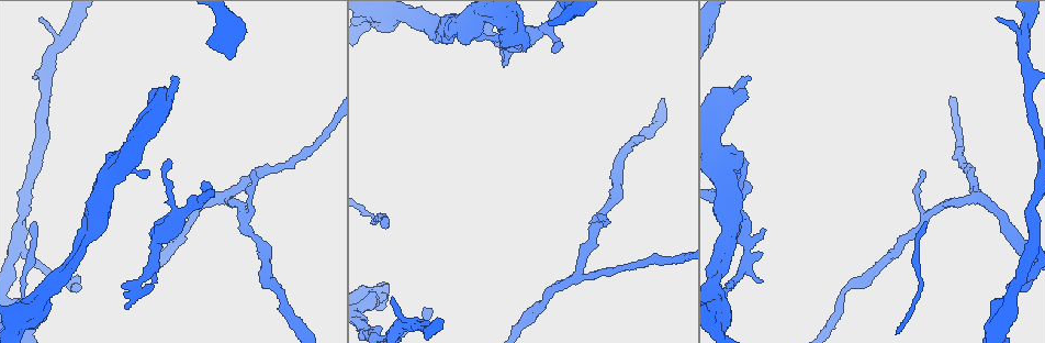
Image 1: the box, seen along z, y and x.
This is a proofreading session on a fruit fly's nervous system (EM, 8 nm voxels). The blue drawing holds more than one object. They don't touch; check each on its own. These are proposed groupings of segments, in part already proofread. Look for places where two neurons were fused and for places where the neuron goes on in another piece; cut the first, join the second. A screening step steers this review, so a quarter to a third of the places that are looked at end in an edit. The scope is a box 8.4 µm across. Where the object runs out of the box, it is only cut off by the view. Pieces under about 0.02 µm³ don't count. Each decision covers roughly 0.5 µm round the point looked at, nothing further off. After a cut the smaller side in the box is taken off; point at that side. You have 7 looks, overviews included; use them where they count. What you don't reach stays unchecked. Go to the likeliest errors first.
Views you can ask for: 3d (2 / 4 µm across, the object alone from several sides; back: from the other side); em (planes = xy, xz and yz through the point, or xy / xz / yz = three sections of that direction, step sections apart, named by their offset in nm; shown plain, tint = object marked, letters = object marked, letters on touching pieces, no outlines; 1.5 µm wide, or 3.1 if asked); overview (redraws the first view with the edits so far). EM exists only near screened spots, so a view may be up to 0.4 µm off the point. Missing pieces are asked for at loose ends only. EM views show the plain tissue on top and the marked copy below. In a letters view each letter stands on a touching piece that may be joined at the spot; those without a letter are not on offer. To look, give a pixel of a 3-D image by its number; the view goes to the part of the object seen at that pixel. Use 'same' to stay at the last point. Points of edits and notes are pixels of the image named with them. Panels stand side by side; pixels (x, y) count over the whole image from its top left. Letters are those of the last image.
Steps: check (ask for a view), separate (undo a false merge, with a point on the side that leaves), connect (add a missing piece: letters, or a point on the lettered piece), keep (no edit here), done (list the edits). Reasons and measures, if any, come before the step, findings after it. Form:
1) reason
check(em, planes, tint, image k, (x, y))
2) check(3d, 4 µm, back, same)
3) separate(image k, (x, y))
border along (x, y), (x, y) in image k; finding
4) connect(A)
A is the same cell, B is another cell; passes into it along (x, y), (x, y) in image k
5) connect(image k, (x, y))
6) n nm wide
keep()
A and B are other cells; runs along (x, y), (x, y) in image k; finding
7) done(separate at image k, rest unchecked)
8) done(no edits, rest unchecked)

branch stops here
check(em, xy, step 4, tint, image 1, (749, 77))

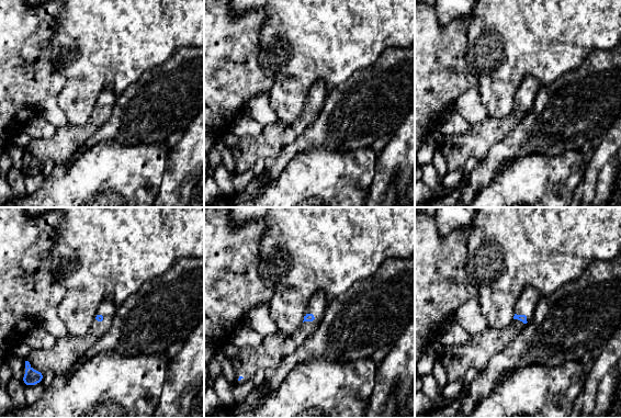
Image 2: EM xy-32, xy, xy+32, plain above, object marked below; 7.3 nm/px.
cut it another way
check(em, planes, letters, same)

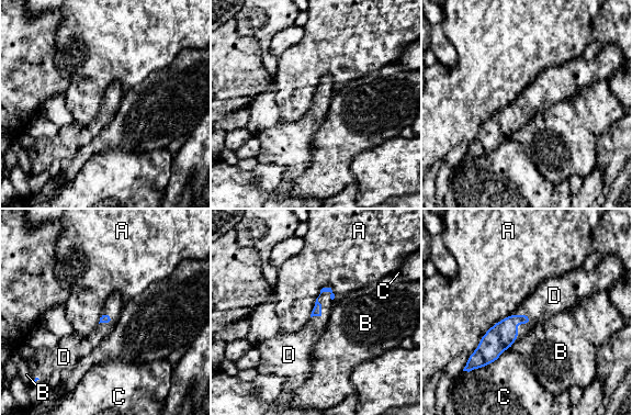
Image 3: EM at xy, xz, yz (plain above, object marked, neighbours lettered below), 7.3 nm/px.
connect(D)
D is the same cell, A, B and C are other cells; passes into it along (316, 311), (320, 305), (308, 336) in image 3; the neuron continues

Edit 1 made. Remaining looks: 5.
branch stops here
check(em, planes, letters, image 1, (1005, 287))

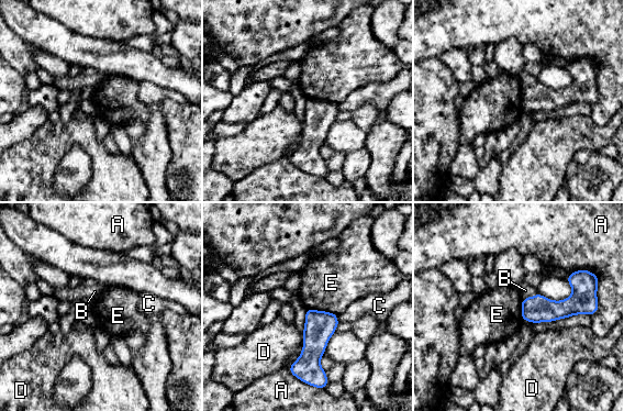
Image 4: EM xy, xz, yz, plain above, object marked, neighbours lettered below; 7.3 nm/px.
keep()
A, B, C, D and E are other cells; border along (308, 308), (336, 314) in image 4; none of them fits

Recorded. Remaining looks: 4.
done(connect at image 3, rest unchecked)

